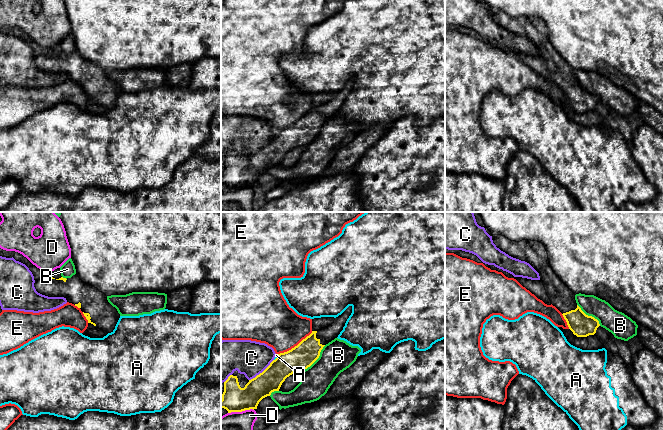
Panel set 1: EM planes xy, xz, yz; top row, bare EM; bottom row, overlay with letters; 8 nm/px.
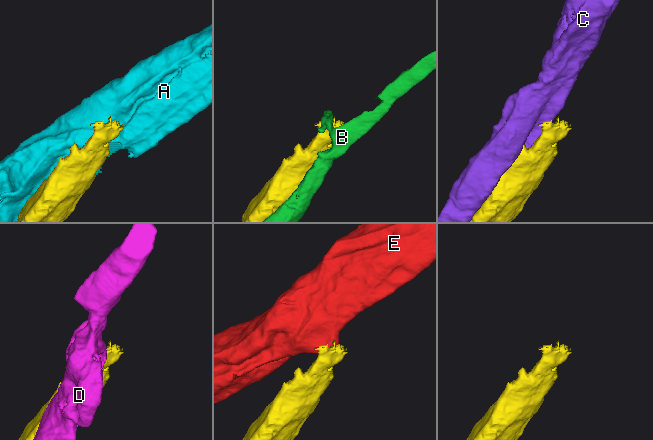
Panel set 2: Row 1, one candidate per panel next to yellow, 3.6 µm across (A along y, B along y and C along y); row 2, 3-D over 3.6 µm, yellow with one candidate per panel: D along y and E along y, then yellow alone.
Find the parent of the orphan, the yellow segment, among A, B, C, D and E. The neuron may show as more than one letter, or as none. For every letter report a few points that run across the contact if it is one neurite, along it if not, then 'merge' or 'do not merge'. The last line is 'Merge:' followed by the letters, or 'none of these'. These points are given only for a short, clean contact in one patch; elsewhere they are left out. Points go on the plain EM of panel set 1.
A: do not merge
B: do not merge
C: do not merge
D: do not merge
E: line xz (312, 107), (296, 121), (277, 131); do not merge
Merge: none of these

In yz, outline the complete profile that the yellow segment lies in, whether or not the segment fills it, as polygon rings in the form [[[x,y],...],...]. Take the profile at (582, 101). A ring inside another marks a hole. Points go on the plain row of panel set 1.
[[[493,11],[493,19],[509,32],[529,39],[540,52],[546,69],[563,91],[569,105],[577,113],[594,111],[600,102],[599,97],[586,91],[577,81],[575,70],[553,47],[544,21],[538,17],[511,17],[502,11]]]

